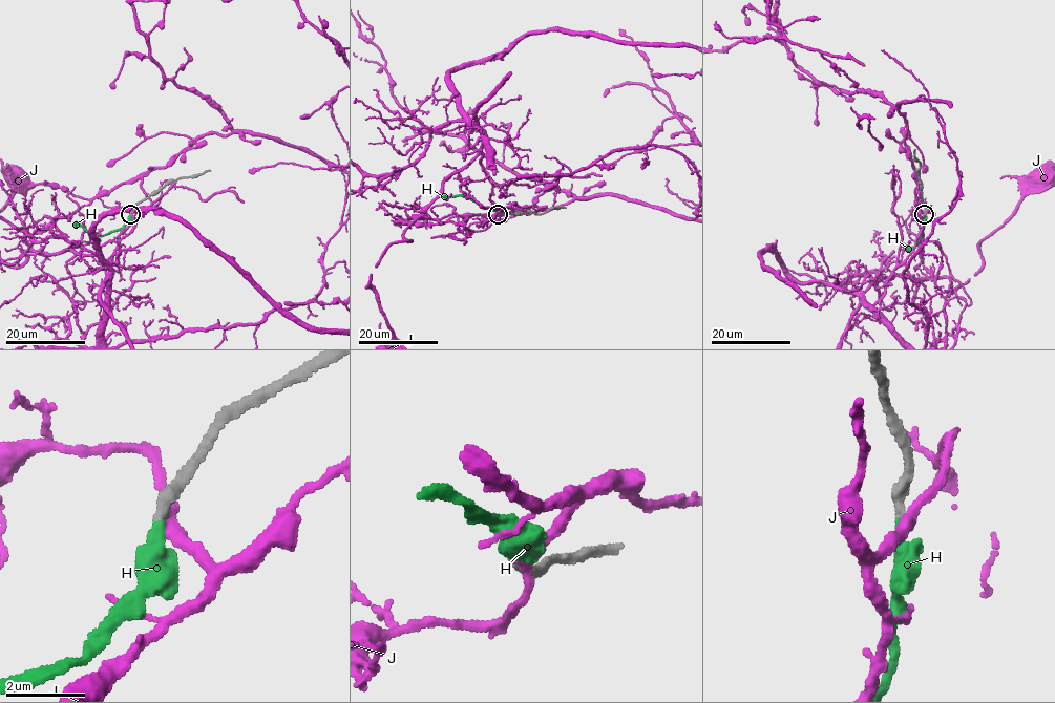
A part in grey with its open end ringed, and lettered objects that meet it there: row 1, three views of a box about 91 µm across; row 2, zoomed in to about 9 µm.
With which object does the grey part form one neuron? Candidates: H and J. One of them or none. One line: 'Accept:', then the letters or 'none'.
Accept: H

